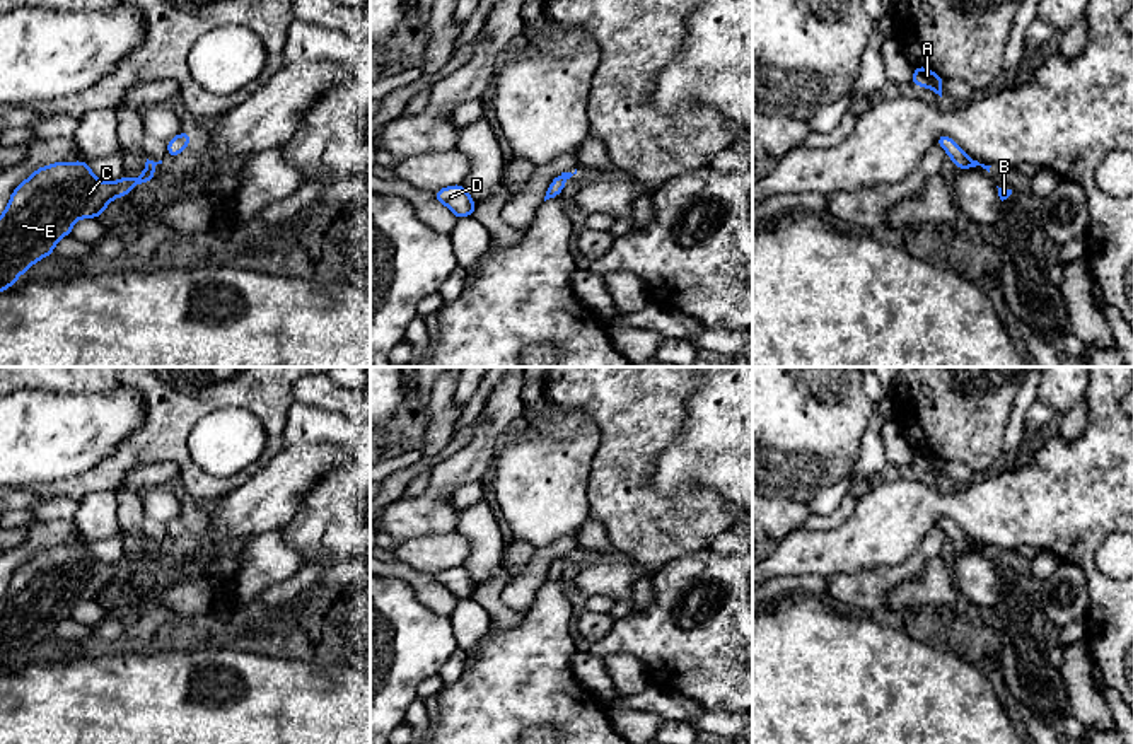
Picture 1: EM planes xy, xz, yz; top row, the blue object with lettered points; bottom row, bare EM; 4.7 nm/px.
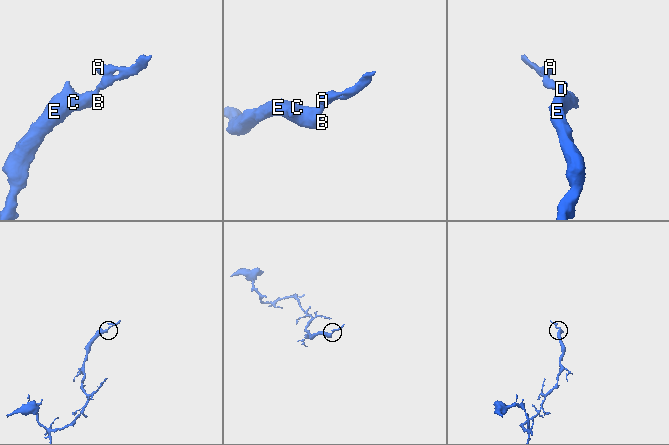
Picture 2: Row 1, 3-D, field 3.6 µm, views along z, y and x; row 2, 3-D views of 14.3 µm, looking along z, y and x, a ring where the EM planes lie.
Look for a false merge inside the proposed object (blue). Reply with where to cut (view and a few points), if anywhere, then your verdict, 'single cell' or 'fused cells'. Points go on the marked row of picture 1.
cut none; single cell

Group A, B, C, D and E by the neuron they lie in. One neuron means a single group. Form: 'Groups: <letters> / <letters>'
Groups: A B C D E

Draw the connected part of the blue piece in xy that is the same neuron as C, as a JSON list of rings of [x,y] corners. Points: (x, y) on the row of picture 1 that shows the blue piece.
[[[147,159],[137,179],[123,176],[113,183],[101,181],[85,160],[55,162],[36,169],[12,191],[0,215],[0,292],[10,288],[34,263],[53,254],[56,242],[72,234],[78,218],[99,218],[116,196],[125,200],[133,186],[157,177],[160,169],[152,171],[157,164],[162,164],[162,160]]]

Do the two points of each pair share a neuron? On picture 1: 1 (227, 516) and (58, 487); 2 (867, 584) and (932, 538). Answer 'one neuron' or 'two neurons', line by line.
1: two neurons
2: one neuron

